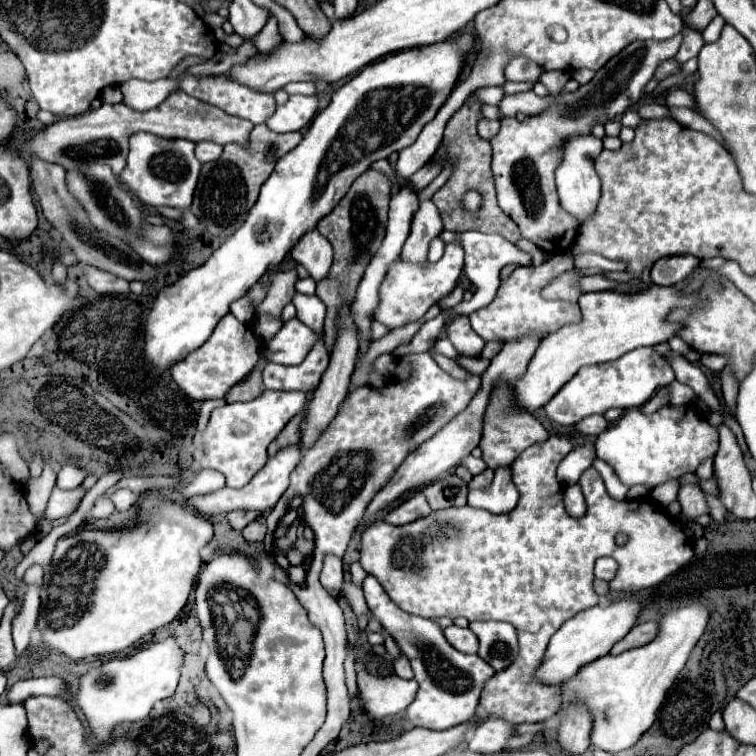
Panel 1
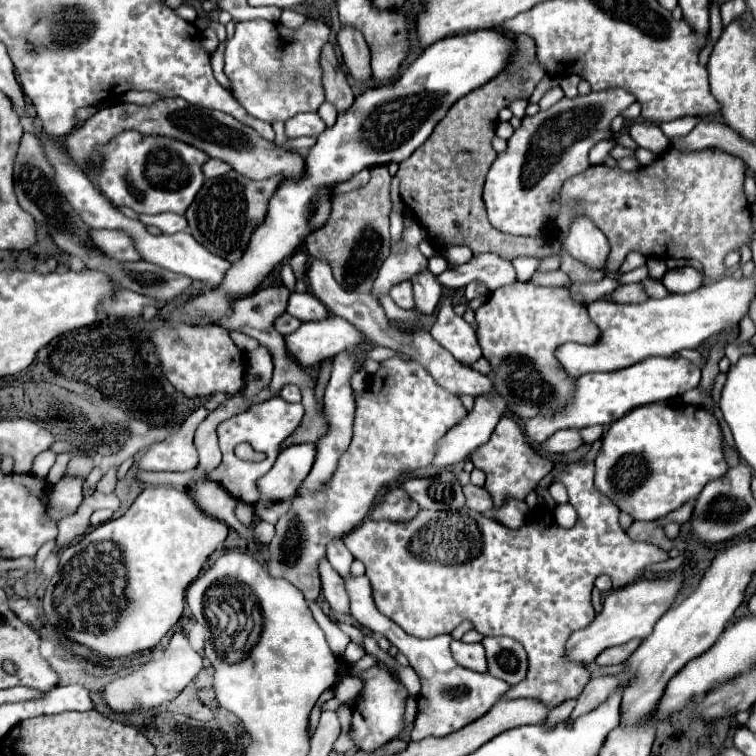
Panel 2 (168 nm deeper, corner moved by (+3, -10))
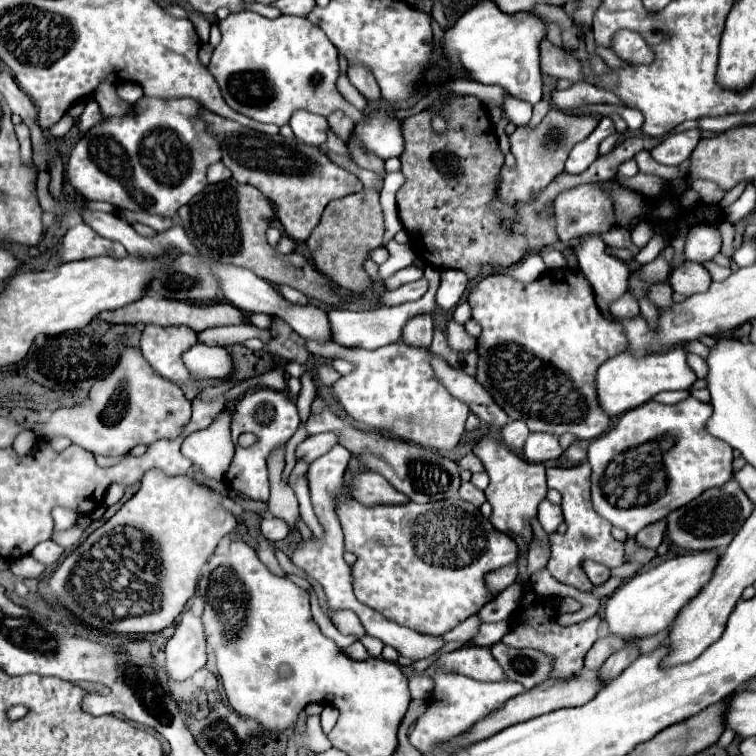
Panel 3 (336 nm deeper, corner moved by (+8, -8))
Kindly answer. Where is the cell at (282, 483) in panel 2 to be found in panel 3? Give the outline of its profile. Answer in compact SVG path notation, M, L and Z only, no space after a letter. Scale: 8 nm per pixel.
M320 433L320 435L312 435L306 441L302 441L296 449L296 457L302 457L306 461L314 461L318 457L322 457L324 453L328 453L336 443L338 443L340 433Z

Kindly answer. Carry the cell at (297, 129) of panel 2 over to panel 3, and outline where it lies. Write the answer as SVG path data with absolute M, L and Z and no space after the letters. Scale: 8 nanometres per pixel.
M296 111L290 119L290 127L302 143L320 147L328 137L328 119L322 115L312 115L308 111Z

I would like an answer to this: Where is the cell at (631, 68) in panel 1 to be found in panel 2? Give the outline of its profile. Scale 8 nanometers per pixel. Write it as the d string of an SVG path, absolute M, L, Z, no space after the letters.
M613 87L577 95L575 99L563 97L553 107L539 111L533 117L525 117L521 127L509 137L507 149L497 153L485 179L483 201L491 225L511 235L555 237L563 183L591 165L589 149L595 143L613 137L611 121L633 103L635 97L629 91Z

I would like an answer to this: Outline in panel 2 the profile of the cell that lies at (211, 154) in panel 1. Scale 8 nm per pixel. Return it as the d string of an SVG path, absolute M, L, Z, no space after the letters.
M209 159L207 163L205 163L205 167L203 167L203 173L205 173L205 177L219 177L219 175L223 175L223 173L227 173L231 167L227 165L227 163L223 163L223 161L219 161L219 159Z

